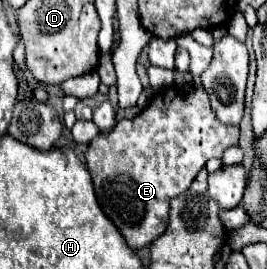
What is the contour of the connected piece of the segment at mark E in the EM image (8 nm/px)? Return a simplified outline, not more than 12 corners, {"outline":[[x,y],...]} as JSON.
{"outline":[[202,87],[158,91],[88,145],[98,203],[134,251],[238,145]]}

